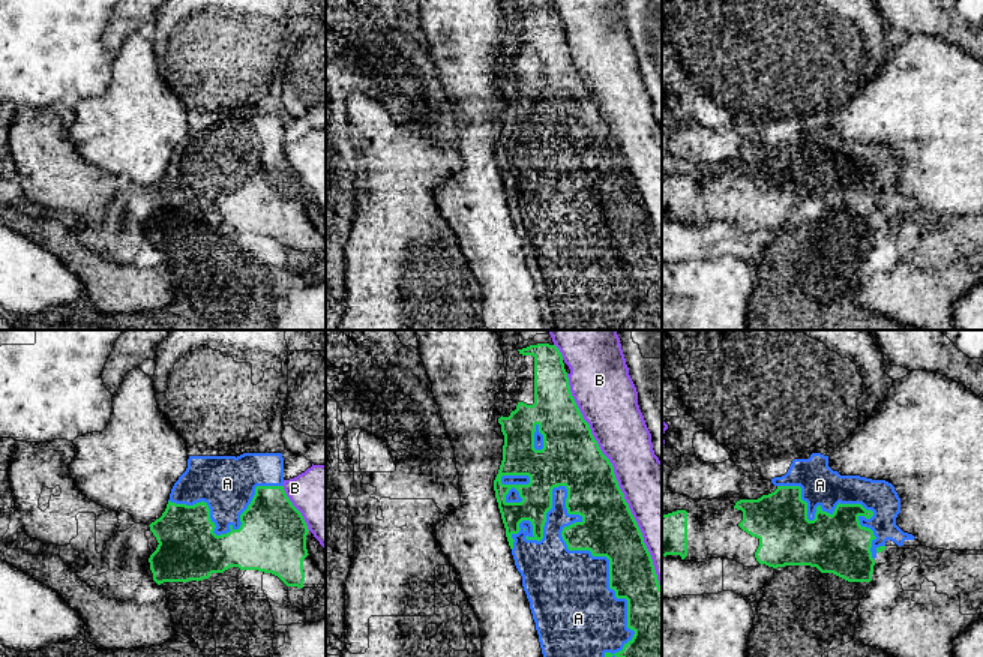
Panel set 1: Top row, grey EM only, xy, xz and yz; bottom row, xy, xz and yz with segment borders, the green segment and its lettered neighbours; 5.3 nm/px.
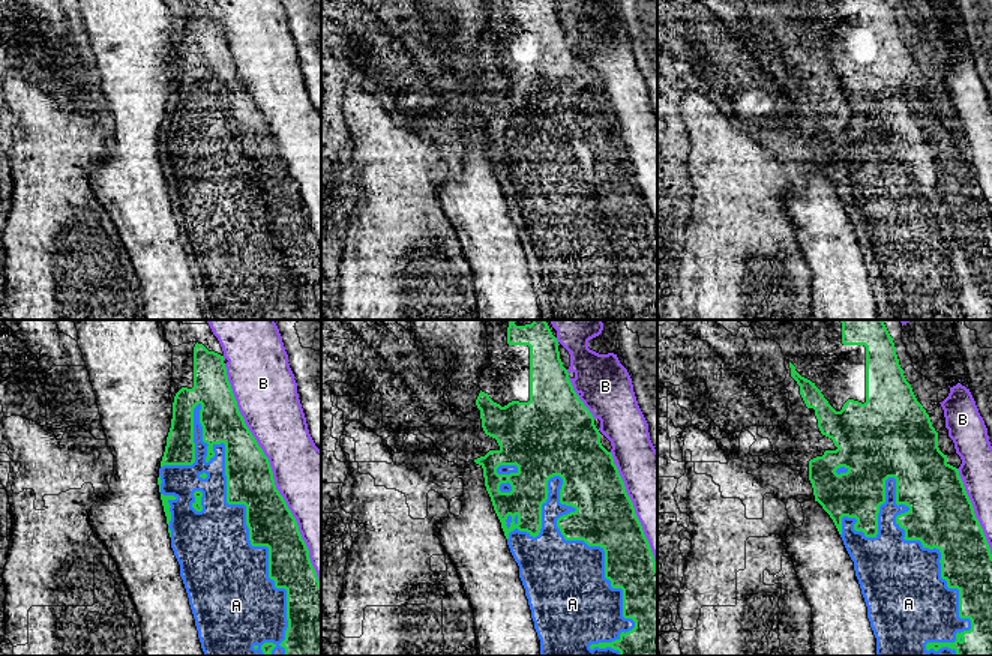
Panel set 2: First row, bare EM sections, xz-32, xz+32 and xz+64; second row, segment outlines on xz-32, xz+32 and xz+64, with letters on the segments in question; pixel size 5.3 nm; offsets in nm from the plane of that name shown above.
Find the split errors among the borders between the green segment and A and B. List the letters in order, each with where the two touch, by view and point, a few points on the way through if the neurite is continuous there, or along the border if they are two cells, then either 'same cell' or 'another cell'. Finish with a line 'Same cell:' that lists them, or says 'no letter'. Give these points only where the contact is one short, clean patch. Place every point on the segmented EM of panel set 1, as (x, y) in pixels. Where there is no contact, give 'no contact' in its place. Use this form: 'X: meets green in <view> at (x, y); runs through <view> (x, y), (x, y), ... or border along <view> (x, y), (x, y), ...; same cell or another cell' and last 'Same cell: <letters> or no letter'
A: meets green in xz at (596, 555); same cell
B: meets green in xz at (617, 482); another cell
Same cell: A

